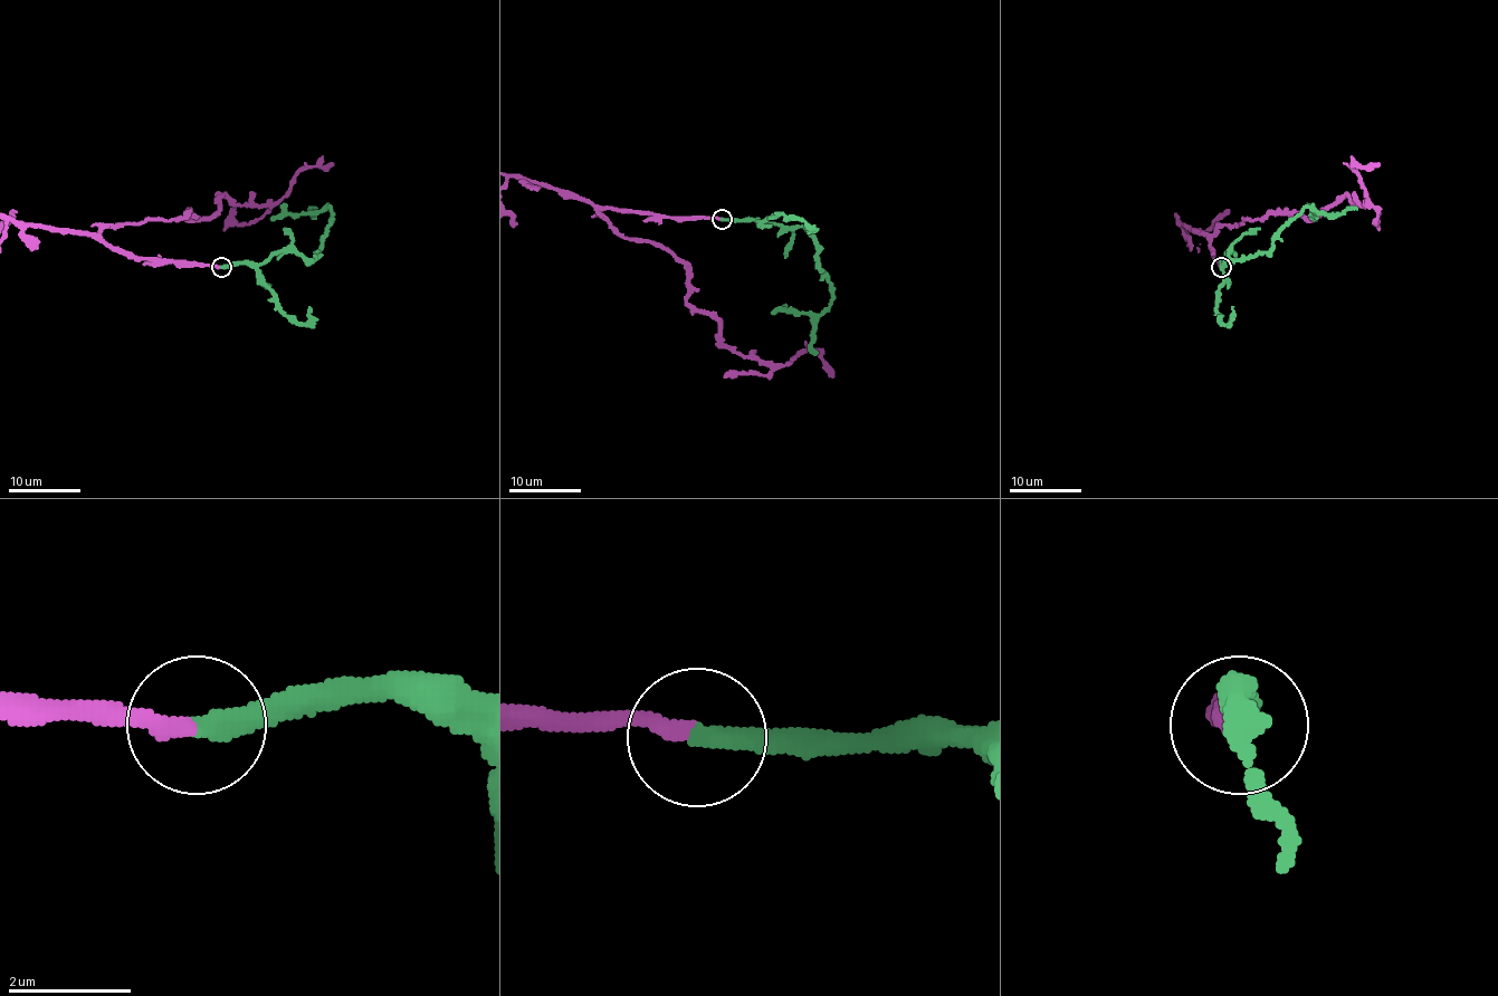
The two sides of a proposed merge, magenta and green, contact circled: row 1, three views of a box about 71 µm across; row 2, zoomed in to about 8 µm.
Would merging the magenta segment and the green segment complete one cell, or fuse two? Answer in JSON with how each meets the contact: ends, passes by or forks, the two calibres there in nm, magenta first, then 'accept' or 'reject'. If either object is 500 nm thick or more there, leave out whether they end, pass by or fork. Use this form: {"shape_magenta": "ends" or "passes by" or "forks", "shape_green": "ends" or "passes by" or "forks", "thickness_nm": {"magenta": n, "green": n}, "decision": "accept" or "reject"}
{"shape_magenta": "ends", "shape_green": "ends", "thickness_nm": {"magenta": 260, "green": 320}, "decision": "accept"}

